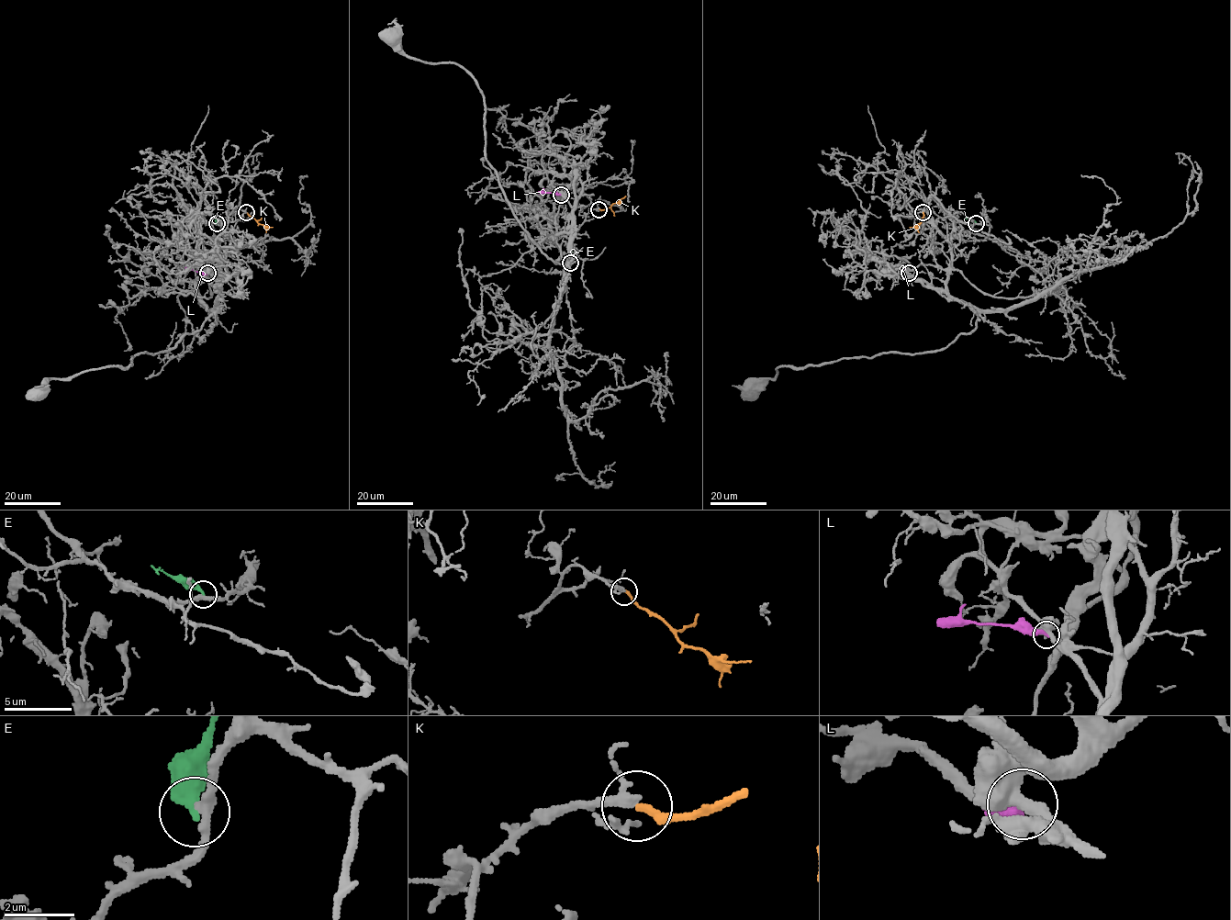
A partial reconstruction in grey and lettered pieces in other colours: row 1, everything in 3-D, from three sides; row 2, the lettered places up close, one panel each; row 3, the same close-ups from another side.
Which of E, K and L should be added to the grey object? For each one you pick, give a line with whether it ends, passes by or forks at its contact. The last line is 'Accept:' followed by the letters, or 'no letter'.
K: it ends
Accept: K

